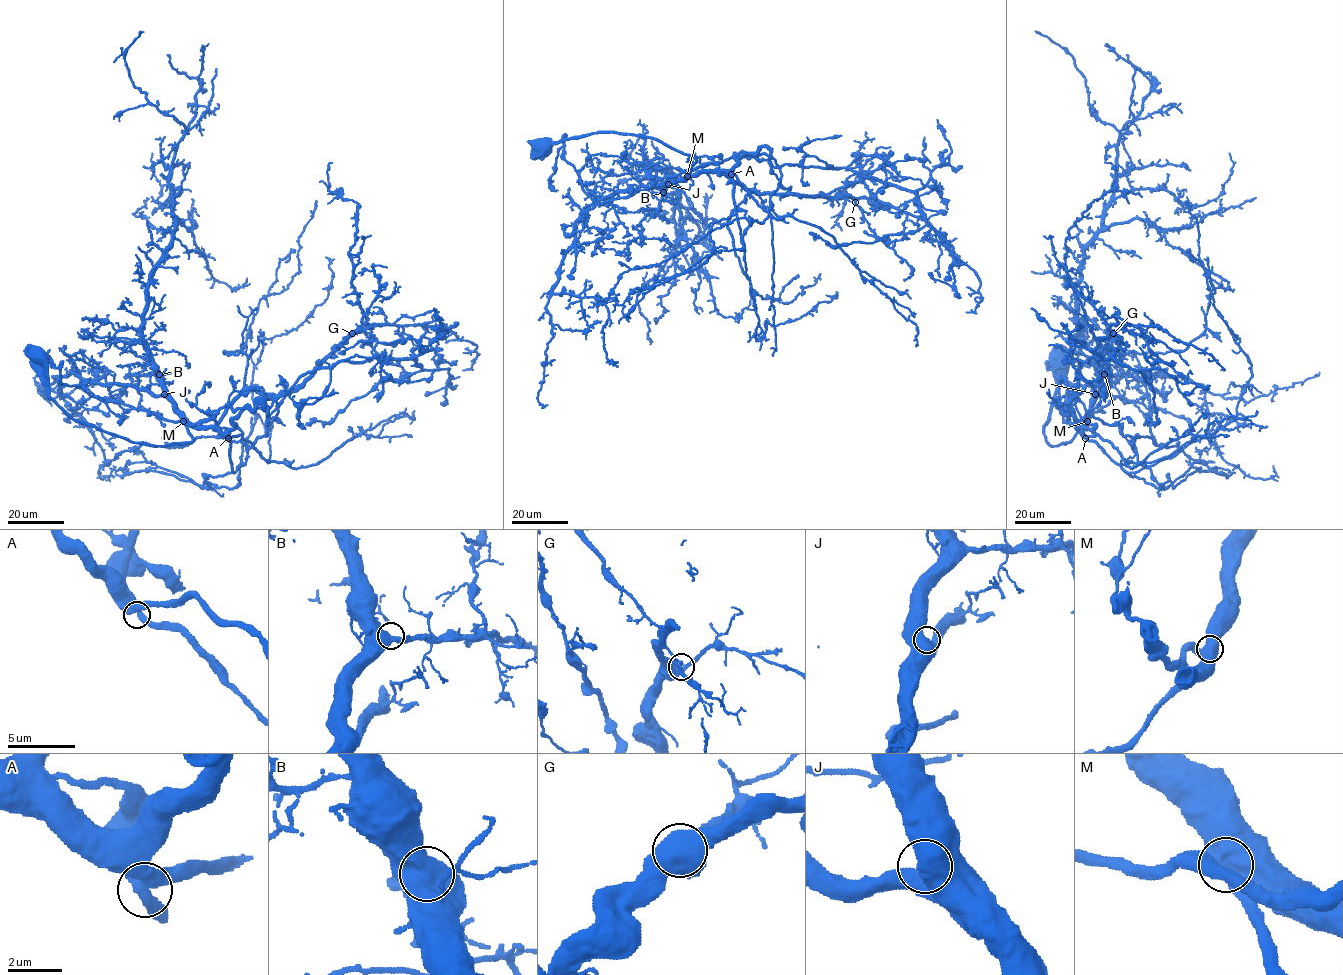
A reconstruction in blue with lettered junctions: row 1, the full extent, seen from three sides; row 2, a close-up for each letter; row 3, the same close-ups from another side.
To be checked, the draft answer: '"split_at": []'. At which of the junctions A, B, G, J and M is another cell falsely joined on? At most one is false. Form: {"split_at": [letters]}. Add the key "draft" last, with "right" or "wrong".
{"split_at": [], "draft": "right"}

